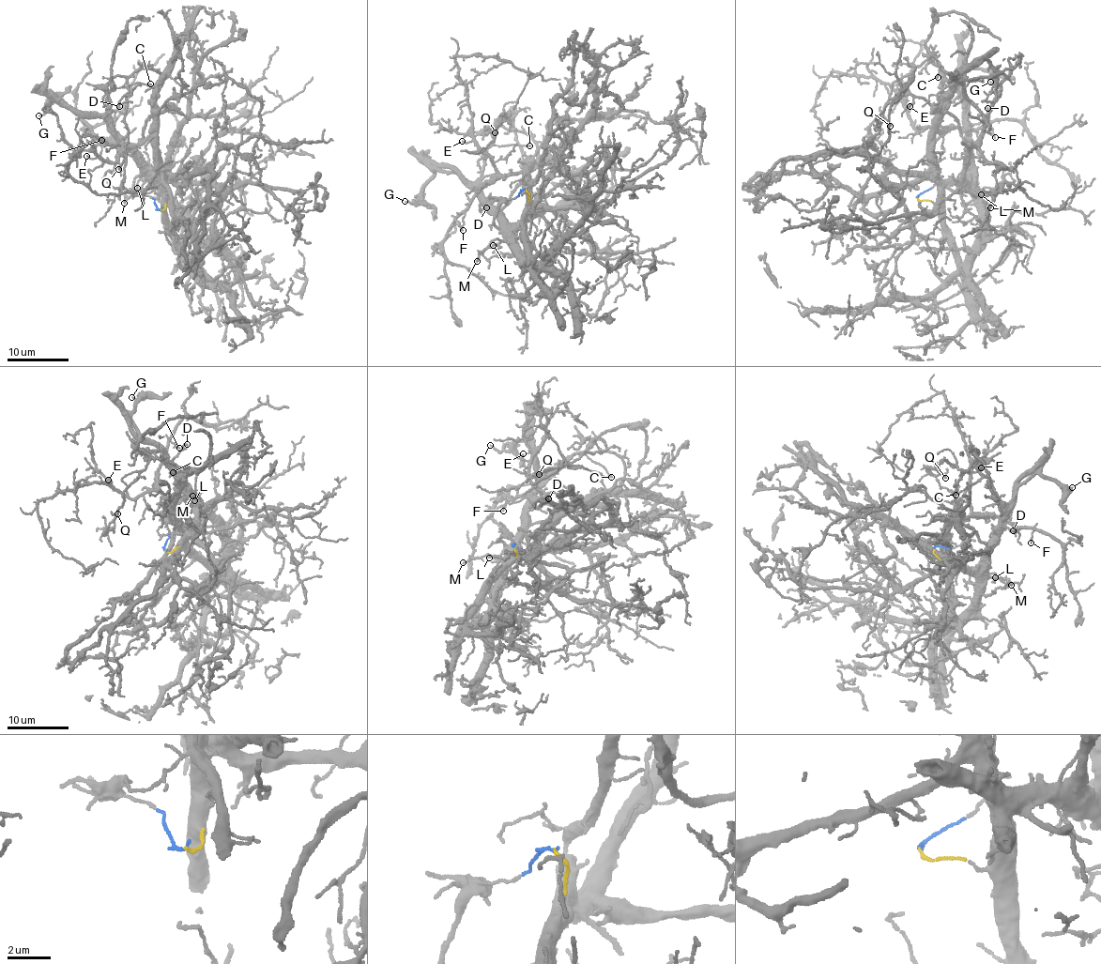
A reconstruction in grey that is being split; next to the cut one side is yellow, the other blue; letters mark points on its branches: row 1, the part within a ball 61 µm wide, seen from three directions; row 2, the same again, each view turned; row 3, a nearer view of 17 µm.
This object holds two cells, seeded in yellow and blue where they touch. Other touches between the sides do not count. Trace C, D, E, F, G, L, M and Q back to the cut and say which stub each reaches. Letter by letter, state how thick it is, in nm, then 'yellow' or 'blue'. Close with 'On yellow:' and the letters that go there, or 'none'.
C: calibre 160 nm; blue
D: calibre 150 nm; blue
E: calibre 140 nm; yellow
F: calibre 190 nm; yellow
G: calibre 140 nm; blue
L: calibre 100 nm; blue
M: calibre 160 nm; blue
Q: calibre 160 nm; yellow
On yellow: E, F, Q

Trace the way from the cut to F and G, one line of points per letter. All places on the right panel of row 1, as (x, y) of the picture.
F: (916, 197), (938, 201), (937, 160), (933, 148), (935, 129), (952, 126), (975, 130), (989, 126), (994, 137)
G: (916, 197), (936, 182), (972, 176), (969, 104), (959, 84), (967, 68), (992, 72), (995, 80), (990, 81)

